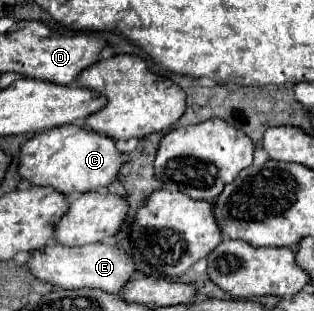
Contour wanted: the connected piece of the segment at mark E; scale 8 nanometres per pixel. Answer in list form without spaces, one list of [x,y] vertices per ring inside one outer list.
[[[51,238],[44,248],[34,250],[26,262],[30,274],[54,288],[102,288],[106,292],[120,292],[134,272],[134,262],[126,252],[112,244],[86,244],[86,246],[62,246]]]

